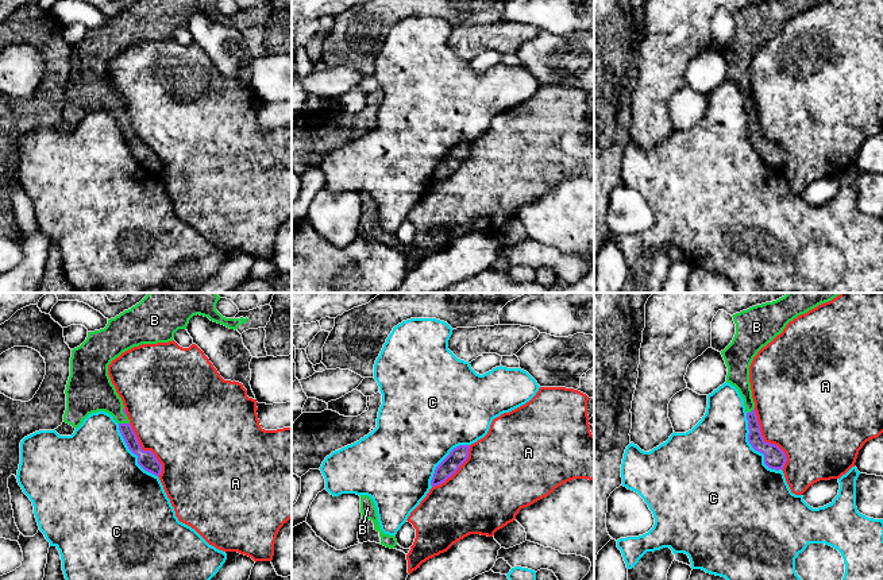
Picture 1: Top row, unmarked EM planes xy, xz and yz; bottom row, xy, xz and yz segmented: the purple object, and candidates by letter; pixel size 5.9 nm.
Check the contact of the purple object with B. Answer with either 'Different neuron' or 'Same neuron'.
Same neuron

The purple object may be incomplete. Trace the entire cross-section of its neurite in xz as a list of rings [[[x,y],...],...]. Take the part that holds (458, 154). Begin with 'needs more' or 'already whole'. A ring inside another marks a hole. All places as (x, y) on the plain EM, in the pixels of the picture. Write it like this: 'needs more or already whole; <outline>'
already whole; [[[459,143],[436,165],[431,183],[439,183],[451,175],[469,155],[470,143]]]

